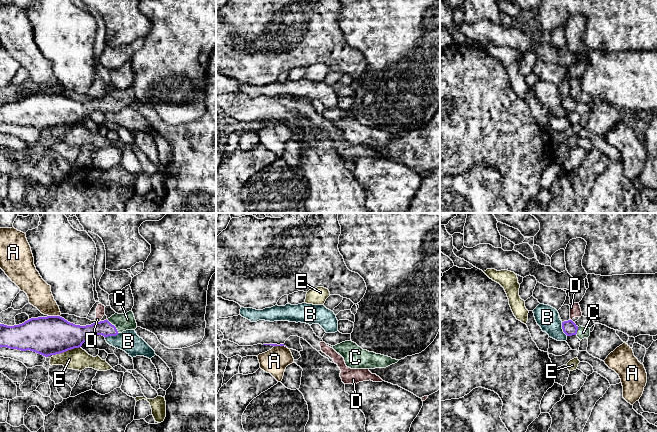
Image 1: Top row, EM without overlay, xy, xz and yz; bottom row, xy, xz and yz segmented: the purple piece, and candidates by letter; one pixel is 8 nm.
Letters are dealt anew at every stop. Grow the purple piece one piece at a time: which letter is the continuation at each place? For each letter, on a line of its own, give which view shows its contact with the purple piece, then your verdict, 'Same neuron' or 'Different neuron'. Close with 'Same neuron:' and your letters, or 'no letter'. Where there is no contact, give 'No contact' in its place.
A: Touches purple in xy. Different neuron
B: Touches purple in xy. Different neuron
C: Touches purple in xy. Same neuron
D: Touches purple in xy. Different neuron
E: Touches purple in xy. Different neuron
Same neuron: C

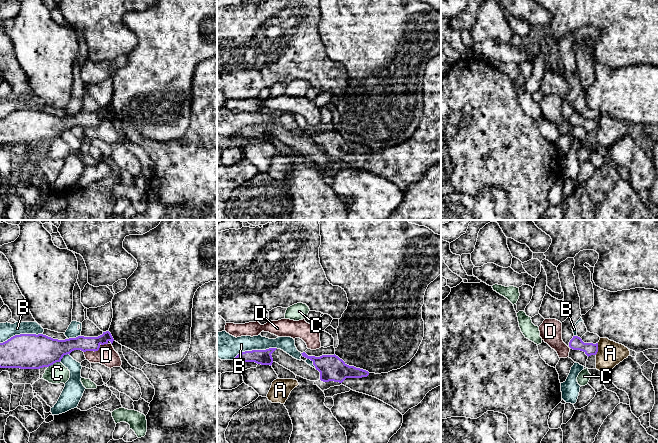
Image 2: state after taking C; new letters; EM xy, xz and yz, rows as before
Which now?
A: Touches purple in yz. Different neuron
B: Touches purple in xz. Different neuron
C: Touches purple in xy. Different neuron
D: Touches purple in xy. Different neuron
Same neuron: no letter

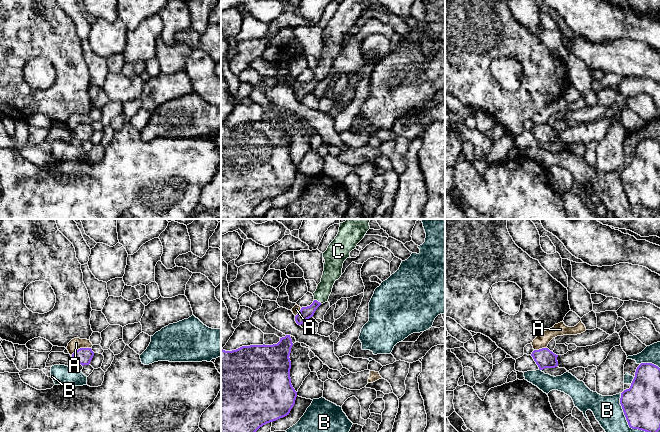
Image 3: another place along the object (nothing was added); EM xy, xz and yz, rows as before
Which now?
A: Touches purple in xy. Different neuron
B: Touches purple in yz. Different neuron
C: Touches purple in xz. Same neuron
Same neuron: C

